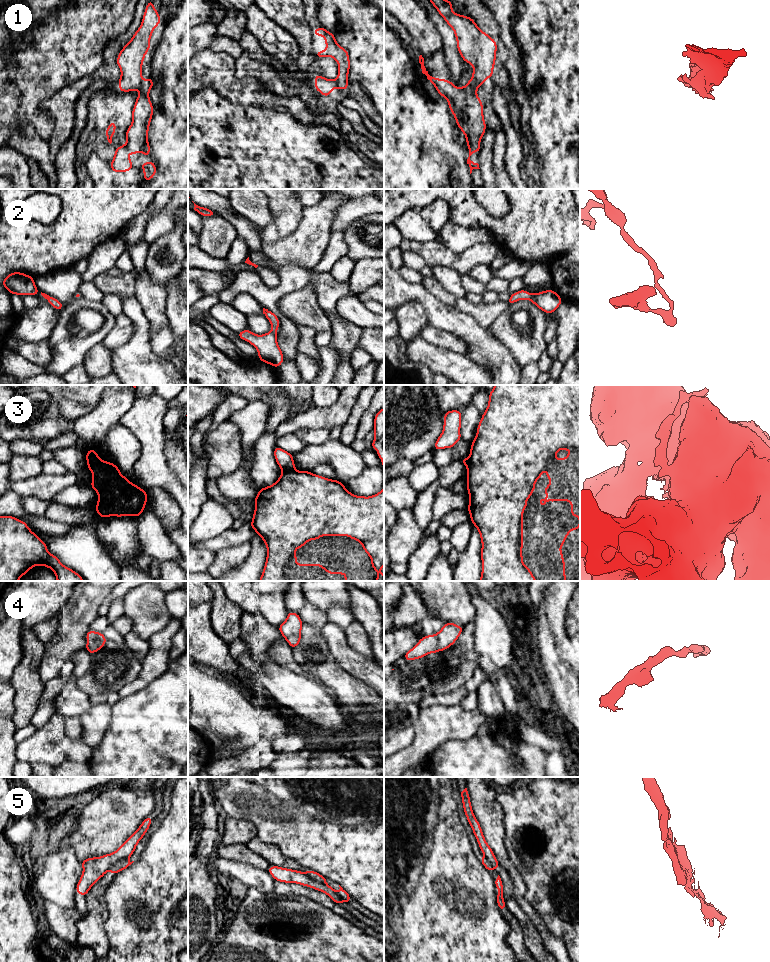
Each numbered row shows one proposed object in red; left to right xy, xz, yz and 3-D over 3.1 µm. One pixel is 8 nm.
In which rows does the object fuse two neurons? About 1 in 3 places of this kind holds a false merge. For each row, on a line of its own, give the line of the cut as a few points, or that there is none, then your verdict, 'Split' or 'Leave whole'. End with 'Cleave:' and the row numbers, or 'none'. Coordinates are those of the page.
1: Split along xy (142, 82), (139, 89). Split
2: No split. Leave whole
3: Split along xy (93, 450), (96, 454), (96, 462), (87, 466). Split
4: No split. Leave whole
5: Split along xz (305, 873), (311, 878), (326, 884). Split
Cleave: 1, 3, 5

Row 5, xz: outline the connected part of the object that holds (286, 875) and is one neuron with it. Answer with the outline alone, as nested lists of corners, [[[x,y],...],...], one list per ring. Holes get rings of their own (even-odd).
[[[272,865],[272,867],[268,868],[267,871],[272,875],[272,877],[276,881],[285,883],[297,883],[303,886],[307,886],[315,890],[324,892],[337,904],[343,902],[342,898],[337,894],[337,892],[332,887],[330,887],[326,883],[317,882],[311,879],[304,872],[291,870],[288,868],[281,868],[275,865]]]

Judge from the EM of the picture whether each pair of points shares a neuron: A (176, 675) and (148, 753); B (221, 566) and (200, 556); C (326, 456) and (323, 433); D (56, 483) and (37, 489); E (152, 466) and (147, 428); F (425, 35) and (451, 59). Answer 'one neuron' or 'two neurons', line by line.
A: one neuron
B: two neurons
C: two neurons
D: one neuron
E: one neuron
F: two neurons

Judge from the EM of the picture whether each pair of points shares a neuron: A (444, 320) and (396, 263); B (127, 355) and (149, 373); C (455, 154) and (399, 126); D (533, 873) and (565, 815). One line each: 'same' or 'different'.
A: different
B: same
C: same
D: same

